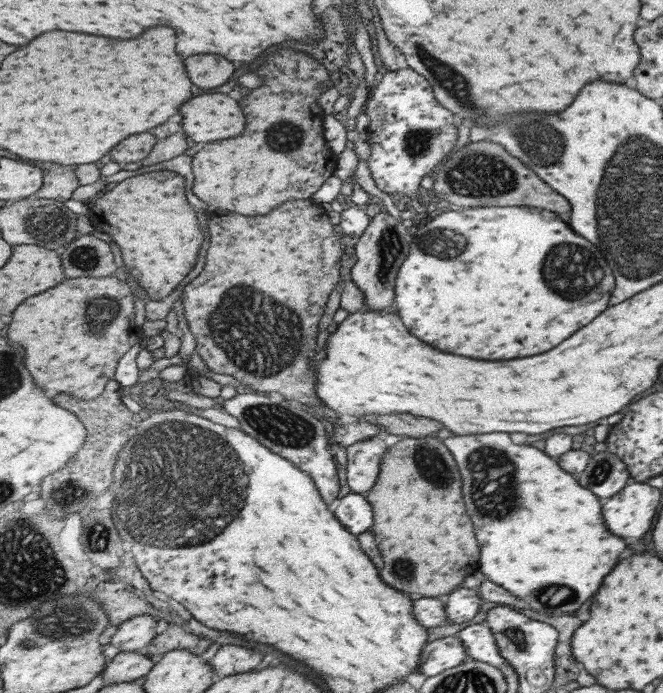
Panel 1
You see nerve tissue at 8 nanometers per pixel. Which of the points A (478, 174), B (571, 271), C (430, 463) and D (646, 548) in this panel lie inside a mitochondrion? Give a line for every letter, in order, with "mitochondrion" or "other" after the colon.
A: mitochondrion
B: mitochondrion
C: mitochondrion
D: other

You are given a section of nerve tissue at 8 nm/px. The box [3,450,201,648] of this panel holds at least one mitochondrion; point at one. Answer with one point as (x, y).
(66, 496)

